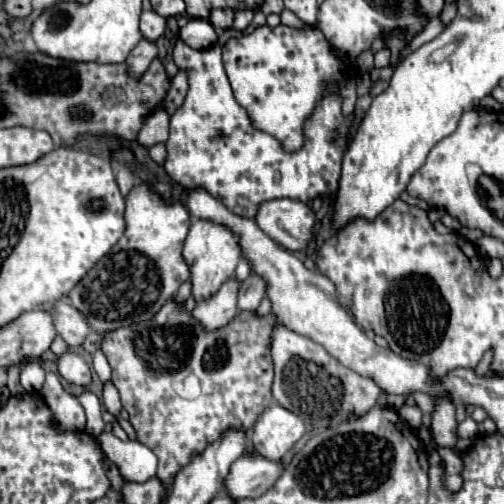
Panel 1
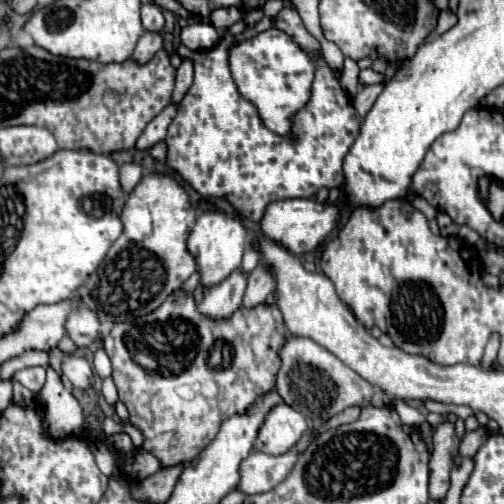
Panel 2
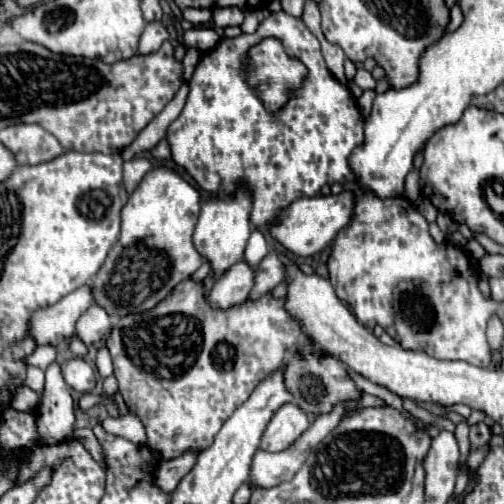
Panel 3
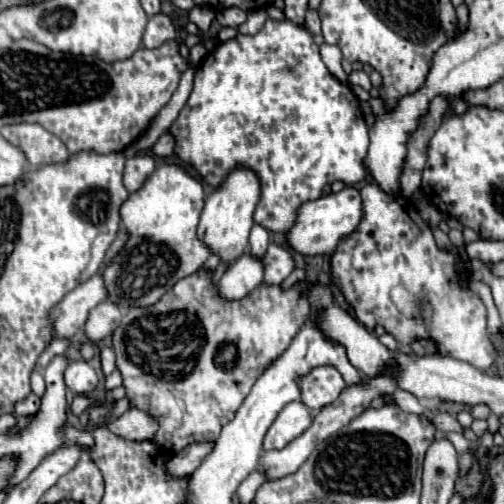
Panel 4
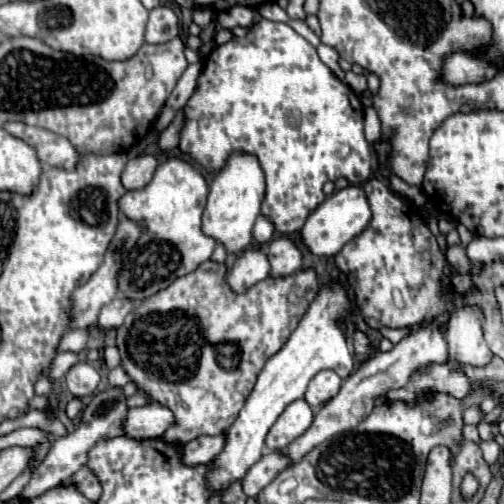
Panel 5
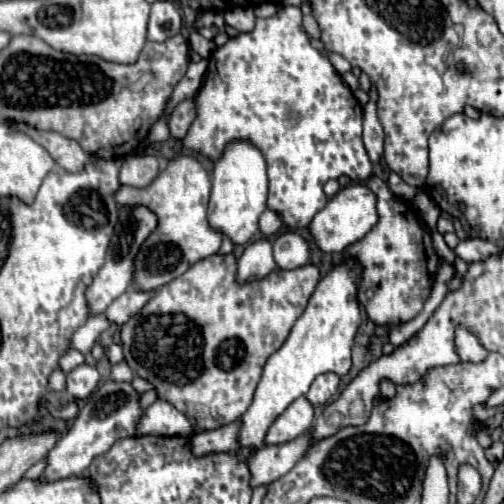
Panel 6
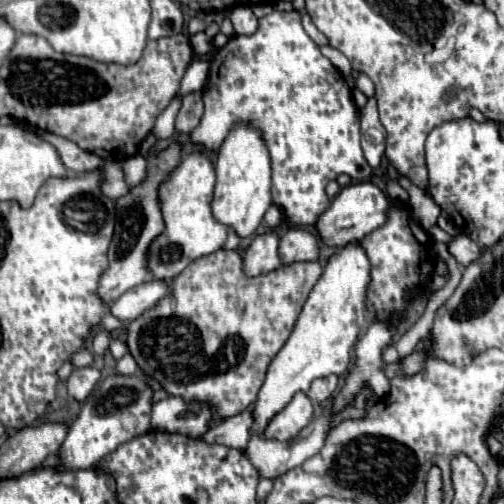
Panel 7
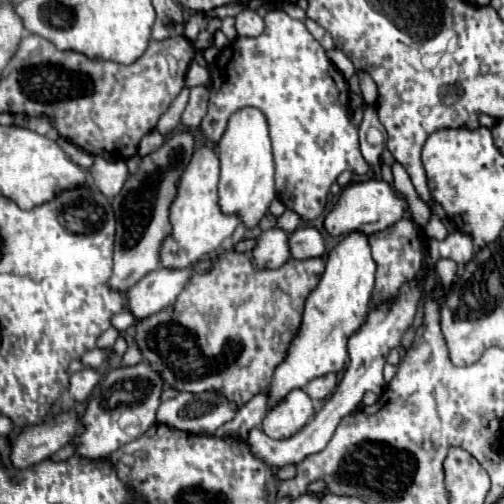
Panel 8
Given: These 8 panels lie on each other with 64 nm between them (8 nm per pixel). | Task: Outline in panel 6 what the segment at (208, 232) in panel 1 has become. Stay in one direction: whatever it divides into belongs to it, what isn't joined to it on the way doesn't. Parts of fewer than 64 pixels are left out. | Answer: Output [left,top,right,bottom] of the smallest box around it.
[208,140,268,246]

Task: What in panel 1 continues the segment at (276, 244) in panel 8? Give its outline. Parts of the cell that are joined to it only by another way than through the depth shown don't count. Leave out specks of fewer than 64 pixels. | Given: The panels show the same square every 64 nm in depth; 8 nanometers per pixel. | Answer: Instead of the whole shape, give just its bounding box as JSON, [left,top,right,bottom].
[192,278,238,332]

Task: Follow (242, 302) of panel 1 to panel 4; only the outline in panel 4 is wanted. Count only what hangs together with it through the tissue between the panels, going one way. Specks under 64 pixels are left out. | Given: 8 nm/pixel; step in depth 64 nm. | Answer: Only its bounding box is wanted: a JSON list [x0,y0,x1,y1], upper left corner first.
[262,244,294,286]

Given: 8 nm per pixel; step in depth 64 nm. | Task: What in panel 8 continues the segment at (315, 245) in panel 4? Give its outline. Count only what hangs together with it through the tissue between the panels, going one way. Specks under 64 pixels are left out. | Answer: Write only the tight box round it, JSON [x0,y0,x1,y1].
[324,180,410,236]

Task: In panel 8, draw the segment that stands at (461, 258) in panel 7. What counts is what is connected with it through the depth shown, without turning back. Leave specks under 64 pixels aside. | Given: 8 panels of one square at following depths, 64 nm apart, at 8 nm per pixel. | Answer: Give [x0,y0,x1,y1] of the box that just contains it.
[426,232,474,270]

